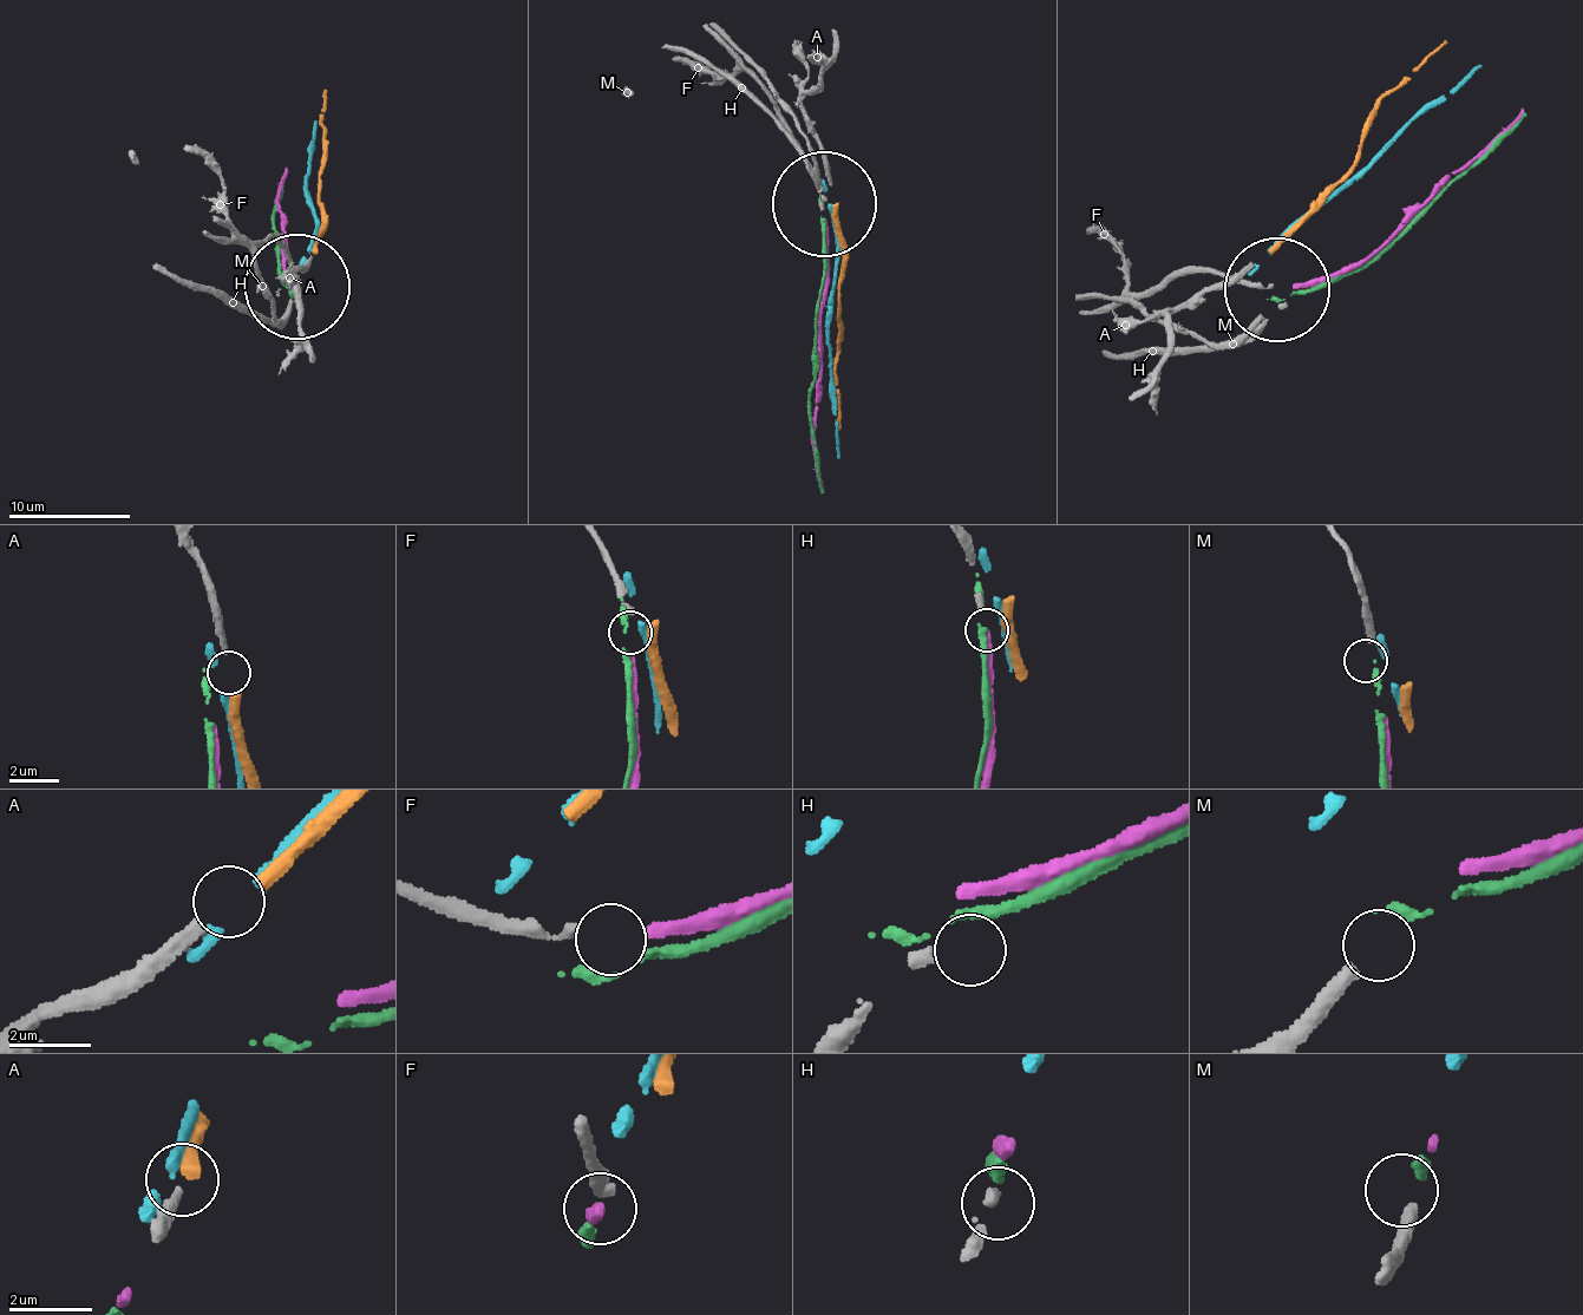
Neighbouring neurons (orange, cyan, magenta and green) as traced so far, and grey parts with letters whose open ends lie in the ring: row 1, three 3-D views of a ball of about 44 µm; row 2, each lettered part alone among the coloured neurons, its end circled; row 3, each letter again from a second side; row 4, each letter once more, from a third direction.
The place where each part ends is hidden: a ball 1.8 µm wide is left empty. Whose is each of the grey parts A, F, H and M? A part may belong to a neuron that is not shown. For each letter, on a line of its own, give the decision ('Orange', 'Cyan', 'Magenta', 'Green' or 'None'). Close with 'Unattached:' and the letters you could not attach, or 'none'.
A: Orange
F: Magenta
H: None
M: Green
Unattached: H

